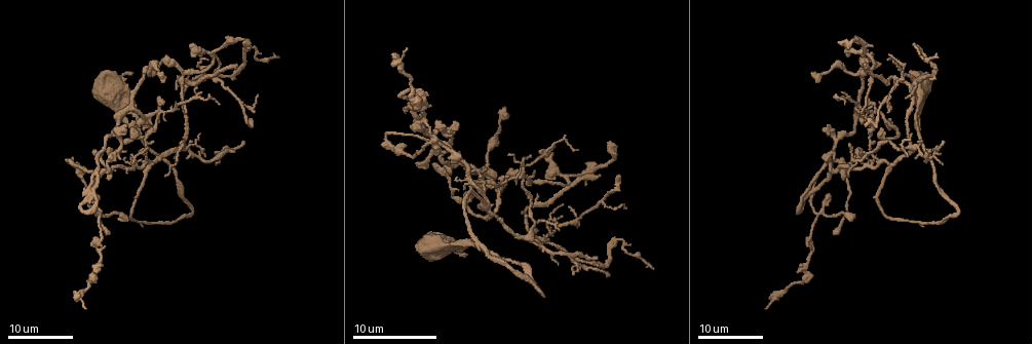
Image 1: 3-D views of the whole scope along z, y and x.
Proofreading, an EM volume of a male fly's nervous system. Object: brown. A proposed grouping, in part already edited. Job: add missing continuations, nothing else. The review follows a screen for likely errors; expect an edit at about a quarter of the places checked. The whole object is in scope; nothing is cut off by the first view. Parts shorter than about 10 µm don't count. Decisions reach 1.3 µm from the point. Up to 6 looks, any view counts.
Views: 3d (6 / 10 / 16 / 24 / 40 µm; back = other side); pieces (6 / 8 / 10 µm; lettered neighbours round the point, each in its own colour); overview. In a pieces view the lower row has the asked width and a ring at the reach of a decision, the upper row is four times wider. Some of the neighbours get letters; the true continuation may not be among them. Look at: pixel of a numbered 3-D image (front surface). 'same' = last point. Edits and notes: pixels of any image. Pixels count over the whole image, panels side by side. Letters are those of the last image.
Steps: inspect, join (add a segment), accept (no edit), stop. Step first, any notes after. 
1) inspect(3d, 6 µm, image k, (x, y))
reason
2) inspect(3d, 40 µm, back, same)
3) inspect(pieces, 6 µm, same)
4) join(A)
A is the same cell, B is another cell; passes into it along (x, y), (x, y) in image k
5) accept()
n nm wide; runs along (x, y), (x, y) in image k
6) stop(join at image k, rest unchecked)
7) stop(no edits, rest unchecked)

inspect(3d, 24 µm, image 1, (597, 178))
an open end

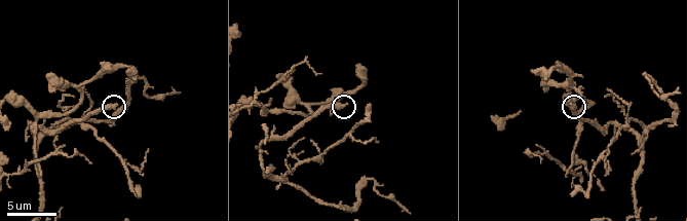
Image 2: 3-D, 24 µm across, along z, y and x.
inspect(pieces, 8 µm, image 2, (571, 105))
what lies round it

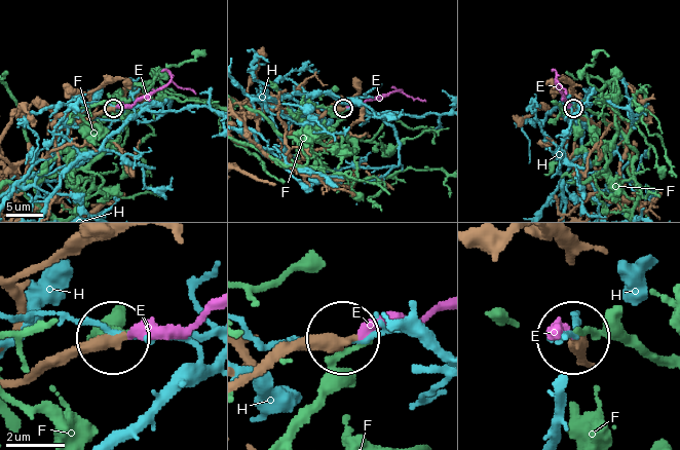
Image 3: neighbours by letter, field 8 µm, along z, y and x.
join(E)
330 nm wide; E is the same cell, F and H are other cells; passes into it along (47, 367), (127, 333), (206, 319) in image 3; the neuron continues

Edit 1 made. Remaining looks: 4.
inspect(3d, 24 µm, image 1, (596, 259))
branch stops here

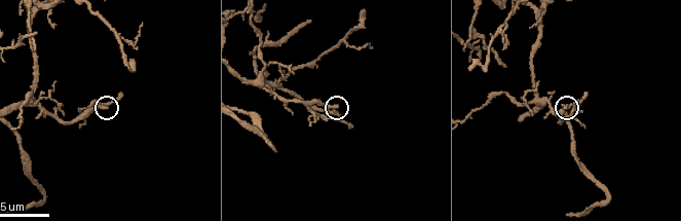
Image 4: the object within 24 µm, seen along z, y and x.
inspect(pieces, 8 µm, image 4, (104, 106))
see the neighbours

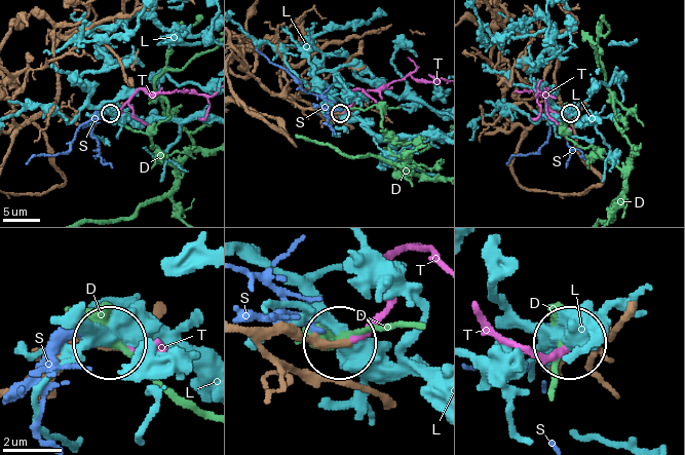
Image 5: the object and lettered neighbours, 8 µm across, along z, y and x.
join(T)
T is the same cell, D, L and S are other cells; the neuron continues

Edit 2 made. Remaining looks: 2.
inspect(pieces, 8 µm, image 4, (42, 94))
an open end

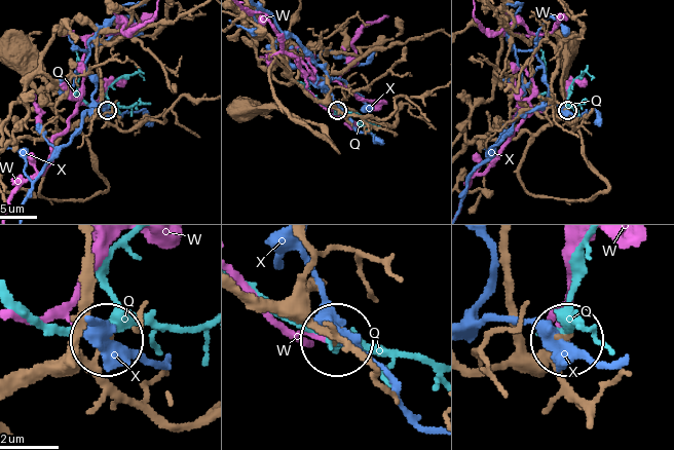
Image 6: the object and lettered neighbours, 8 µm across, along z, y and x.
accept()
Q, W and X are other cells; runs along (534, 195), (521, 181), (520, 164), (530, 142), (566, 109) in image 6; no lettered segment goes on from it

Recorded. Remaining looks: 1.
stop(join at image 3, join at image 5, rest unchecked)

